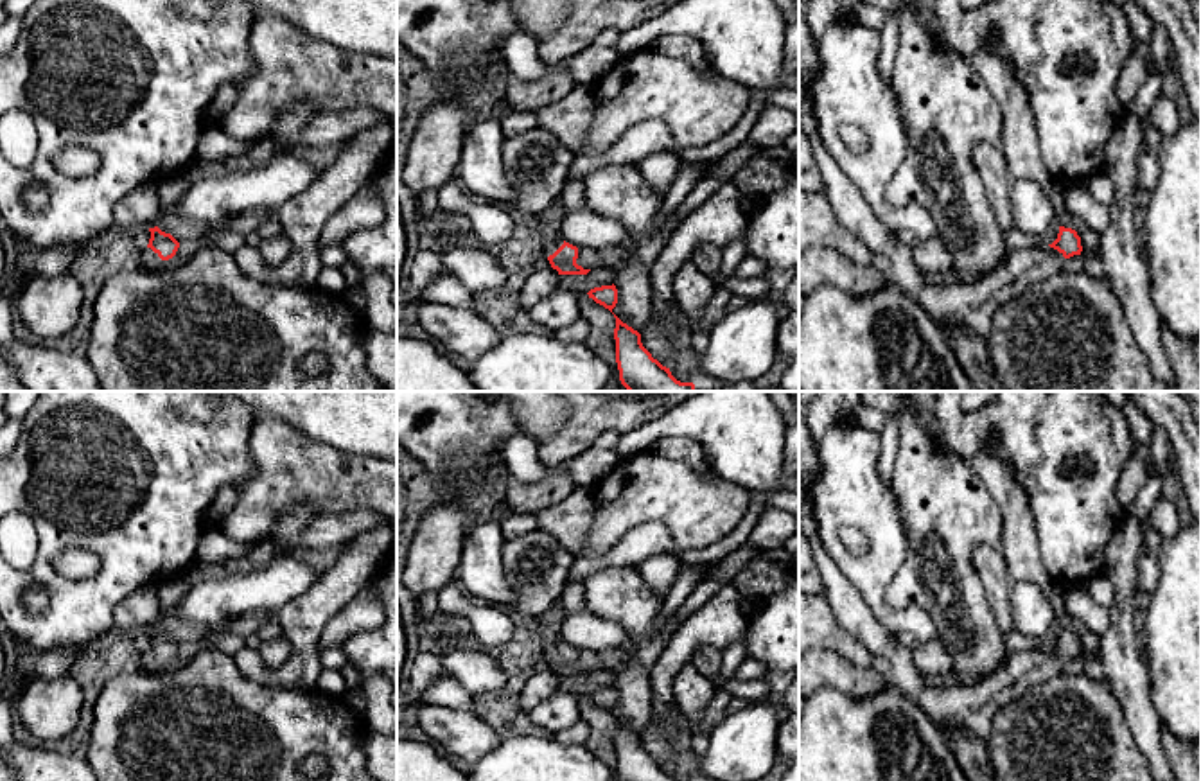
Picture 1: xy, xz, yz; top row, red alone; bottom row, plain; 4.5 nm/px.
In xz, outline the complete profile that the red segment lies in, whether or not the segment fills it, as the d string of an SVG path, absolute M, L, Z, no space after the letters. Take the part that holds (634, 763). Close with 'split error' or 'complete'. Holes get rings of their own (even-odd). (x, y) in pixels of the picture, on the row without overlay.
M616 716L616 765L619 781L675 781L670 770L662 768L643 749L641 736L623 725Z; complete

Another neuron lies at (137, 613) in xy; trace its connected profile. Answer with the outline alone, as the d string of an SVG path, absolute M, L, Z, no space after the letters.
M156 585L135 589L113 609L113 625L124 632L149 632L162 619Z

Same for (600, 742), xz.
M583 698L583 702L580 704L580 713L582 720L591 725L589 740L583 745L612 767L610 781L619 781L616 765L614 716L603 707L592 704L589 698Z

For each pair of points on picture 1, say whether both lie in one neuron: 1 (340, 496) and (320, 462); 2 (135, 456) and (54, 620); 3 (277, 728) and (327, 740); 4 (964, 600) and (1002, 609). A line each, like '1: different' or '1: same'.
1: same
2: same
3: same
4: different

